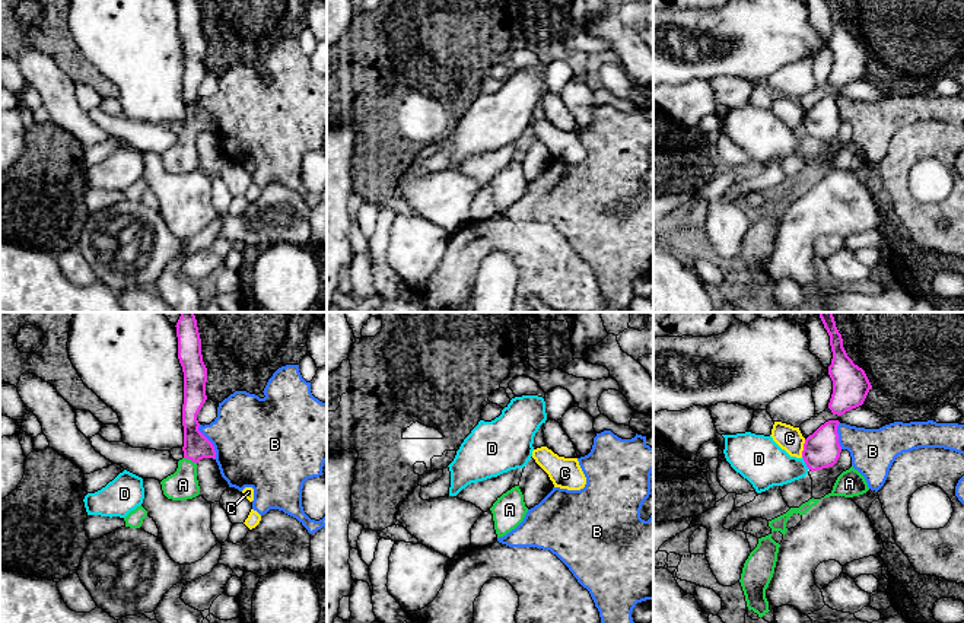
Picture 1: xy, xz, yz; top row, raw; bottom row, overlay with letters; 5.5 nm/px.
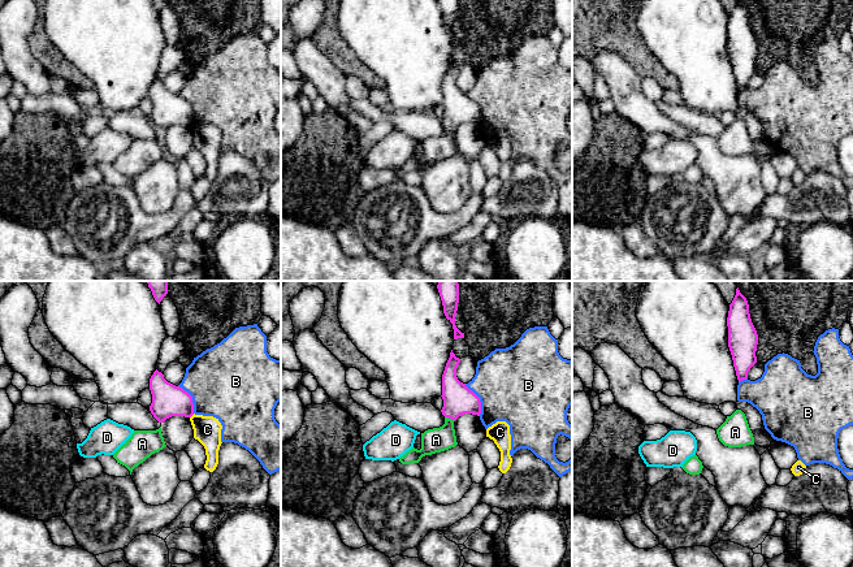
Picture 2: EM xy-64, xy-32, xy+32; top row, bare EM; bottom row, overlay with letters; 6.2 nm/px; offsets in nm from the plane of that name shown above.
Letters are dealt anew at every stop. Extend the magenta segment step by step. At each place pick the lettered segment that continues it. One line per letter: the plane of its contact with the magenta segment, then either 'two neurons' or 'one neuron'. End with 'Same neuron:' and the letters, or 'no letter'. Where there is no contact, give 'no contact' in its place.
A: contact in xy; one neuron
B: contact in xy; two neurons
C: contact in yz; two neurons
D: contact in yz; two neurons
Same neuron: A

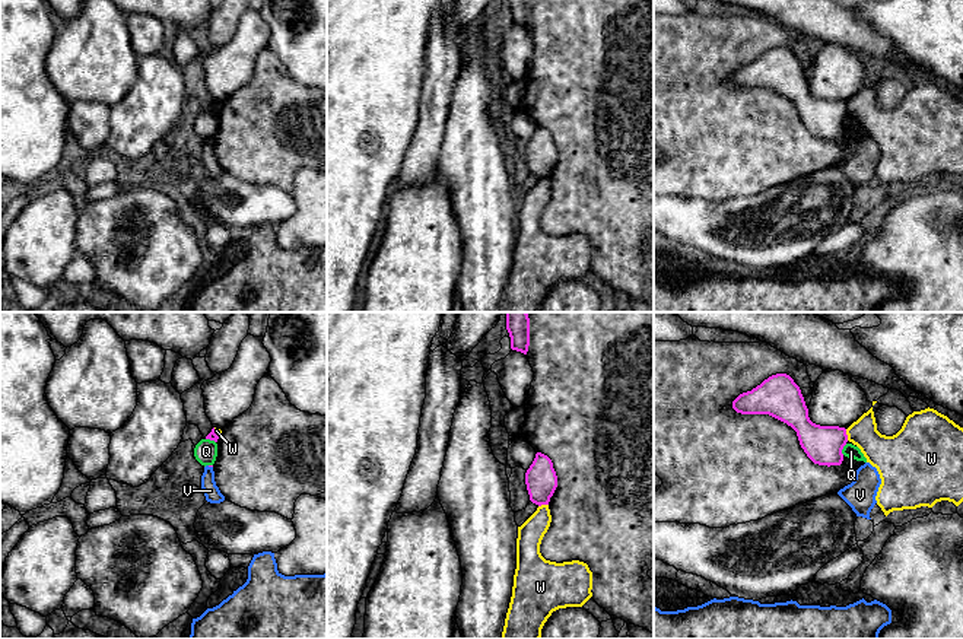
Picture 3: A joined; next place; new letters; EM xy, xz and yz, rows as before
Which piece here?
Q: contact in yz; two neurons
V: contact in xy; two neurons
W: contact in yz; two neurons
Same neuron: no letter

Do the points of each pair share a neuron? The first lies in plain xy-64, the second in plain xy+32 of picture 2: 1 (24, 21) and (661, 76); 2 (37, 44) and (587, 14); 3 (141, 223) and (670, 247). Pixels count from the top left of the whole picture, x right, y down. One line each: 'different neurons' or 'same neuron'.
1: different neurons
2: same neuron
3: same neuron

